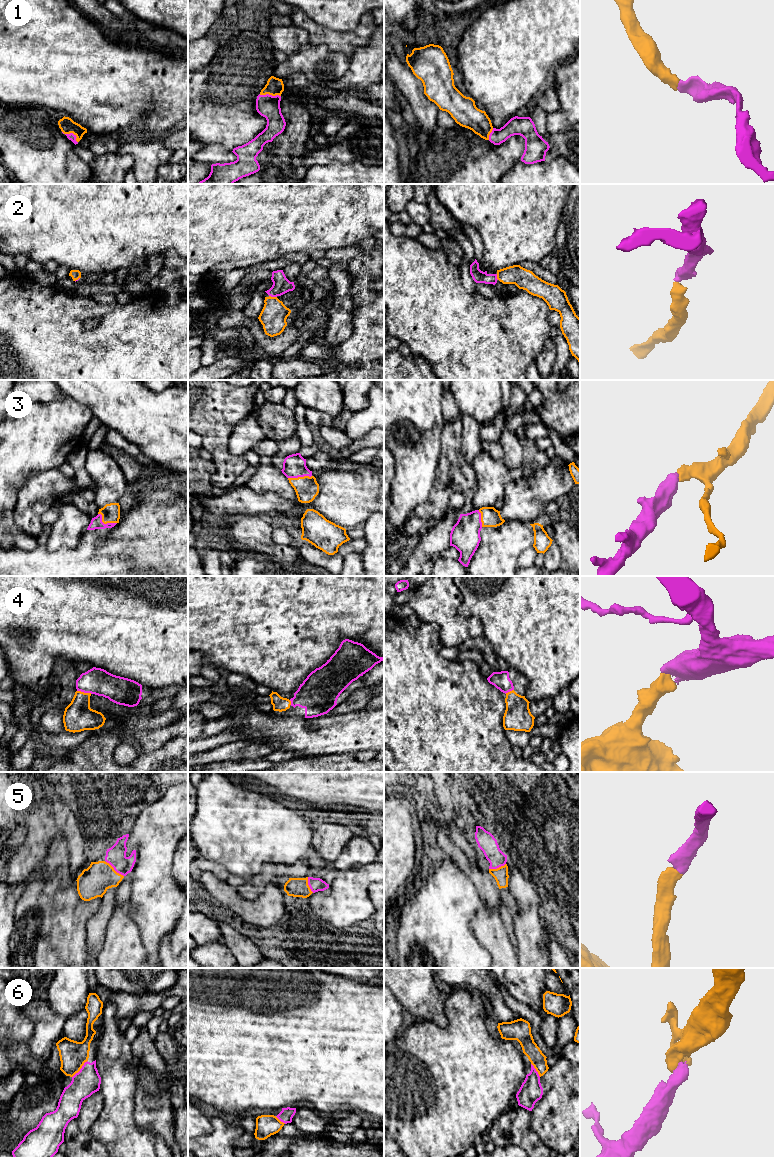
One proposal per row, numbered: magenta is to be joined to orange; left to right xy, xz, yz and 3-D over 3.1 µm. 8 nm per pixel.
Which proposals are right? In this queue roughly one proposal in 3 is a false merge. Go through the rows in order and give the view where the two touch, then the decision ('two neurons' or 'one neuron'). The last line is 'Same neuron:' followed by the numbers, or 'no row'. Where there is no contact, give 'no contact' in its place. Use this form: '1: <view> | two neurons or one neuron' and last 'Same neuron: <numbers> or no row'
1: xz | one neuron
2: xz | one neuron
3: xy | one neuron
4: xy | one neuron
5: xy | one neuron
6: xy | one neuron
Same neuron: 1, 2, 3, 4, 5, 6

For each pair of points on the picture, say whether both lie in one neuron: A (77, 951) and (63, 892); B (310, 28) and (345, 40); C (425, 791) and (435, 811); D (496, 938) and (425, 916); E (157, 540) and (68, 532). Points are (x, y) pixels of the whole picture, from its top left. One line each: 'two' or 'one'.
A: one
B: one
C: one
D: two
E: two

